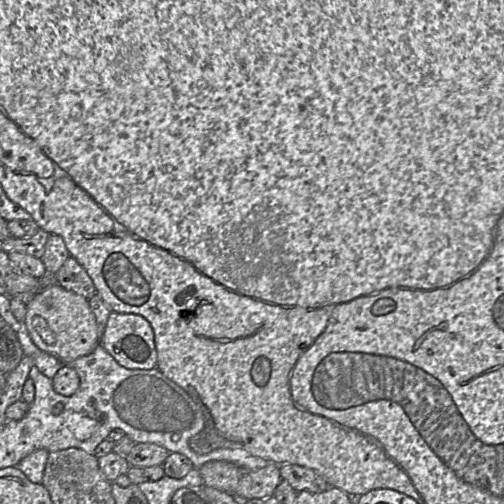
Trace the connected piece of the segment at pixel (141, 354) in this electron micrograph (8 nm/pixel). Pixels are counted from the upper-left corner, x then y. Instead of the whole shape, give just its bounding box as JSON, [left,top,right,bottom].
[101,311,157,370]

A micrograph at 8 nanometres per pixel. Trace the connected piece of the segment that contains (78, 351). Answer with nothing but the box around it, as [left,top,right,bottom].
[24,282,100,364]

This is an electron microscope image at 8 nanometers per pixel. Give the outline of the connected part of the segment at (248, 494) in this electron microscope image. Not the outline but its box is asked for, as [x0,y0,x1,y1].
[199,461,282,499]

